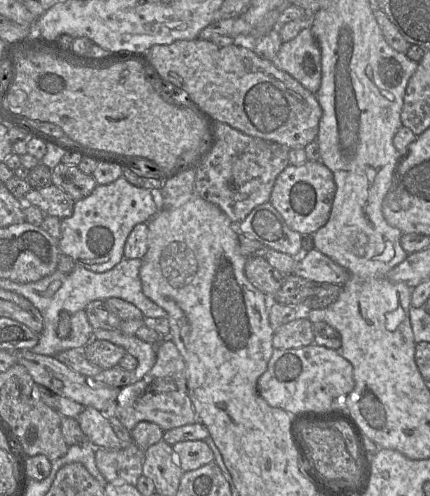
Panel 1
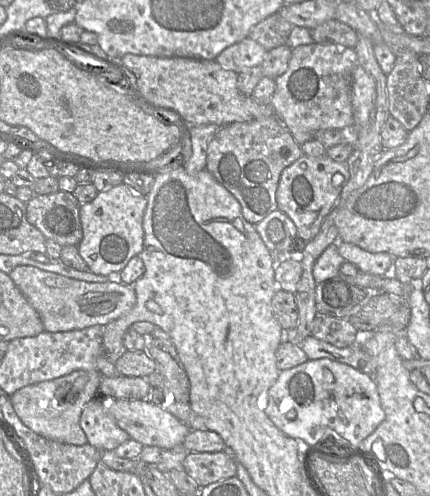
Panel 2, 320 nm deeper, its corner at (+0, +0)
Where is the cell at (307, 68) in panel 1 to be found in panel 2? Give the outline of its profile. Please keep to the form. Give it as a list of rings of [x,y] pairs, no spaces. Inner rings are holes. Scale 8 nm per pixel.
[[[314,42],[292,49],[288,69],[284,74],[275,78],[276,87],[270,105],[275,116],[289,130],[300,146],[312,140],[318,130],[344,129],[353,125],[352,76],[358,65],[358,56],[355,49],[338,44]]]

